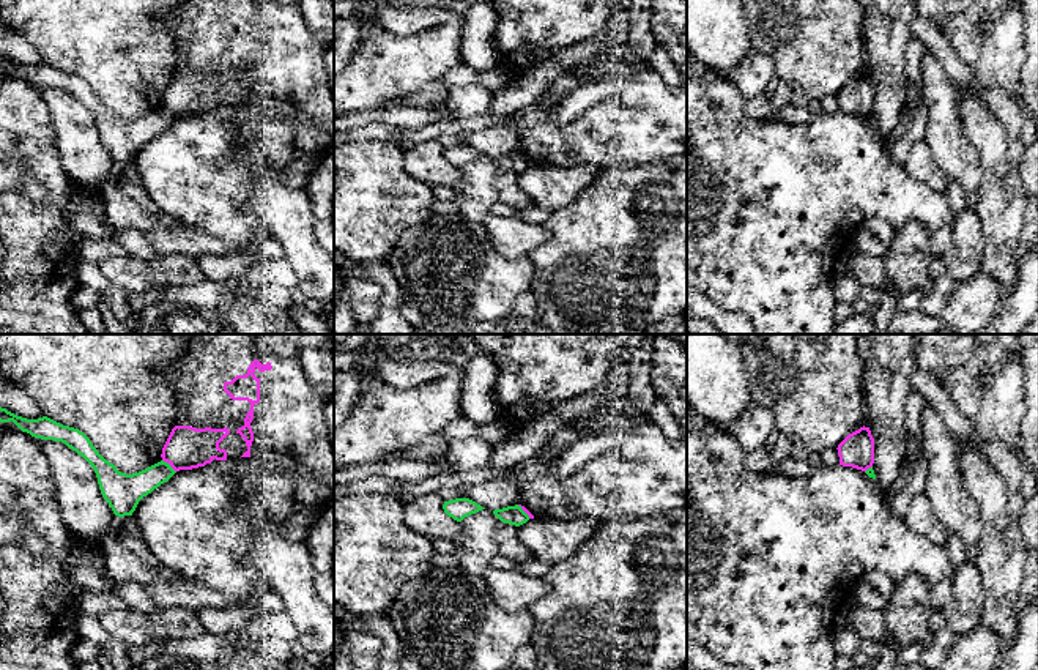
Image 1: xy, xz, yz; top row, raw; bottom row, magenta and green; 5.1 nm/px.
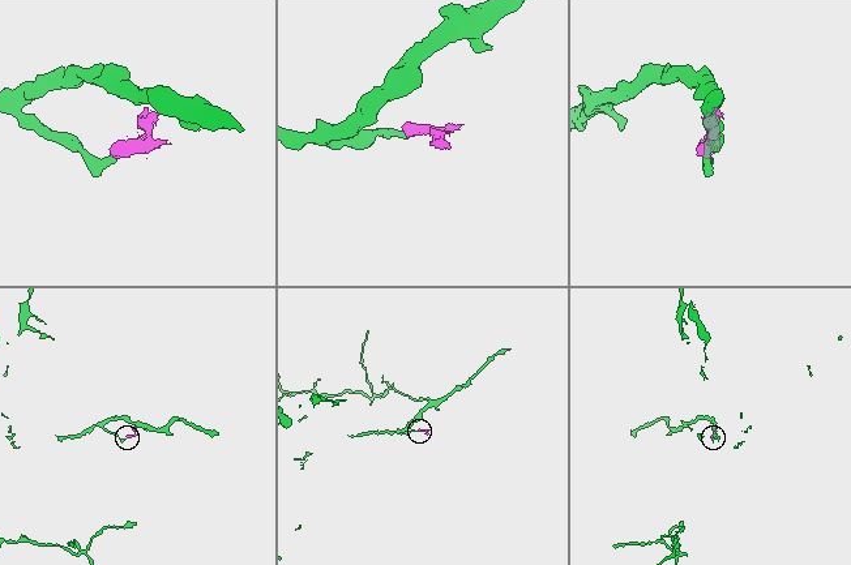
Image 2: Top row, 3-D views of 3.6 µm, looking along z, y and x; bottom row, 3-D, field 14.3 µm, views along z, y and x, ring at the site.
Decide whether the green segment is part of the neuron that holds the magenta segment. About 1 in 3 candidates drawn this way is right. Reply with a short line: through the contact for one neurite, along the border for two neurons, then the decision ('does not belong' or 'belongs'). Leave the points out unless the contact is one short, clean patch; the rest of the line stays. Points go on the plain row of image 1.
line xy (163, 106), (175, 119); does not belong

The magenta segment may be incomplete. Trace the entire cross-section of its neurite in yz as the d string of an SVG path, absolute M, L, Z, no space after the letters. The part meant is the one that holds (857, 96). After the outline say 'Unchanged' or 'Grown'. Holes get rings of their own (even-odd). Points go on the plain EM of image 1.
M687 50L687 287L695 288L723 309L743 314L750 318L756 334L835 334L833 279L836 263L849 249L847 243L854 232L868 219L880 218L899 230L910 221L920 222L931 235L942 227L951 227L955 213L947 195L910 178L904 166L892 161L888 150L882 143L879 129L865 118L874 110L874 85L869 74L860 74L849 80L838 91L838 112L821 112L803 126L788 125L780 120L758 120L745 112L747 98L729 77L720 77L704 65L698 63Z. Grown

